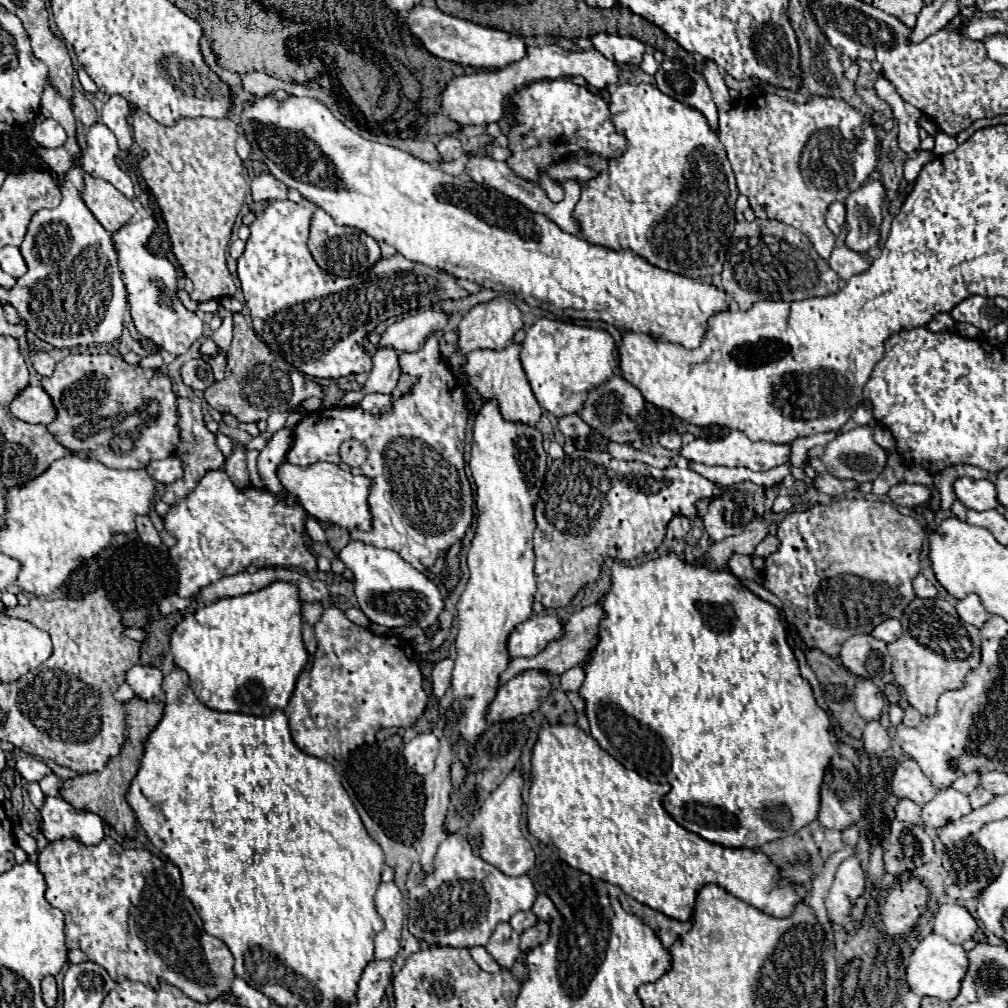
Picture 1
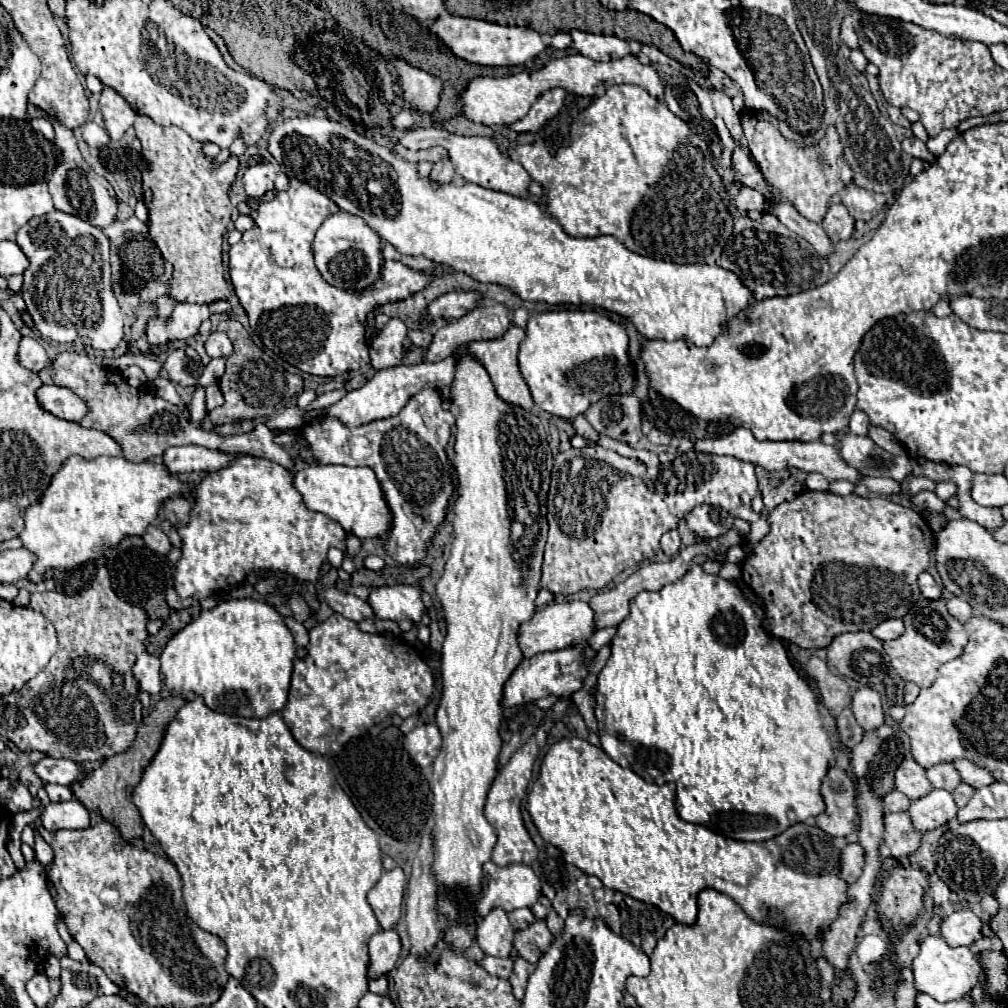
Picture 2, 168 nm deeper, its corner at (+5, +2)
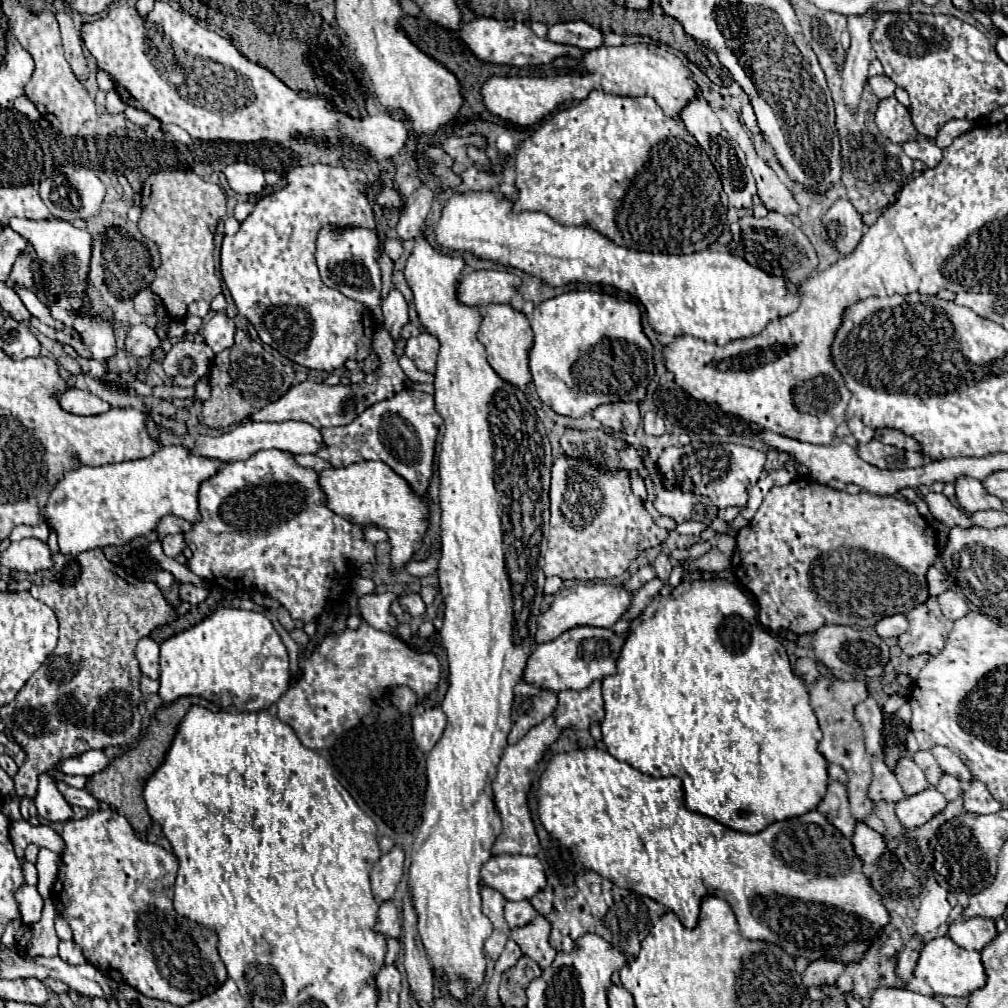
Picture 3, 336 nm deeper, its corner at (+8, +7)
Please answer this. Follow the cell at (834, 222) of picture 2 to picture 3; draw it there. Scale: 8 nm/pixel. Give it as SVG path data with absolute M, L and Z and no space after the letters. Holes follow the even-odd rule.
M837 200L823 218L823 230L835 250L847 256L863 236L863 220L849 200Z

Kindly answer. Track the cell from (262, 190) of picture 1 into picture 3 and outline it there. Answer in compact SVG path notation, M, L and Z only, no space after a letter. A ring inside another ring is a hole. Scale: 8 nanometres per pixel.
M235 162L229 164L225 168L225 176L229 186L237 192L237 194L259 194L265 188L265 176L263 170L257 166L249 166L243 162Z

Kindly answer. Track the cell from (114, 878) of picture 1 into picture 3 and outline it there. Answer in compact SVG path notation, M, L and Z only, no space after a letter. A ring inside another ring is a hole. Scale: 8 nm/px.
M111 808L91 812L81 820L69 820L61 836L65 840L65 852L53 894L61 906L59 914L73 930L73 942L81 948L89 964L97 966L107 978L133 986L147 998L175 1006L187 1006L193 1000L213 994L227 980L227 970L217 954L217 934L179 916L173 908L173 888L179 866L173 852L137 838L129 820Z

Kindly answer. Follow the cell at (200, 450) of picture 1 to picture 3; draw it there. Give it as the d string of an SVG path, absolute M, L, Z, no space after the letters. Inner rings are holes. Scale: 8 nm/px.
M165 516L159 526L157 526L157 534L159 534L159 540L163 540L167 534L177 534L177 532L189 532L191 530L191 524L177 518L177 516Z

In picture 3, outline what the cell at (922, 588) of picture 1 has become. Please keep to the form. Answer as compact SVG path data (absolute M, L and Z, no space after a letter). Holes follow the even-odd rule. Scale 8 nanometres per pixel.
M929 568L927 572L927 582L929 582L929 594L931 596L939 596L941 592L947 590L947 584L945 584L945 576L937 570L937 568Z

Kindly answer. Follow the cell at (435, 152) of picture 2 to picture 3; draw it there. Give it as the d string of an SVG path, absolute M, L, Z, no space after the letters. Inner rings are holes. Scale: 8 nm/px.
M467 134L467 136L451 136L443 142L443 148L445 152L453 158L453 170L457 174L463 174L469 166L471 166L471 160L467 158L467 148L479 148L479 150L487 150L487 138L485 136L479 136L479 134Z

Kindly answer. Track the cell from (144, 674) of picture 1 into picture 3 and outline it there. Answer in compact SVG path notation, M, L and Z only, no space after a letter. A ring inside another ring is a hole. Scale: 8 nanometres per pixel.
M145 636L137 642L137 658L141 664L141 672L151 680L159 678L159 644Z

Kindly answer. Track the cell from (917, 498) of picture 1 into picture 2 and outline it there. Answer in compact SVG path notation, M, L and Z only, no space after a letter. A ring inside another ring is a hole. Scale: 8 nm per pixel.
M920 491L920 493L916 493L916 495L910 497L910 503L914 505L916 511L930 511L930 513L932 511L942 513L942 509L946 505L942 499L936 497L934 491Z

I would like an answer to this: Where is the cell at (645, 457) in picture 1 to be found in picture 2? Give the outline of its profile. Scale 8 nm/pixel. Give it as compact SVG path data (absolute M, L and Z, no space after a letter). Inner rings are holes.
M578 415L576 419L572 419L572 427L576 429L576 433L580 435L580 437L584 437L584 439L588 439L590 443L598 443L598 433L594 431L594 427L584 419L584 415Z

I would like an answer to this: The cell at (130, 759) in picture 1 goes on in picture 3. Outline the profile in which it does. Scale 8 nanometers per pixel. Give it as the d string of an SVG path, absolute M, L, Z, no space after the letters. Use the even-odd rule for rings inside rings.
M185 696L185 698L175 700L175 702L169 704L169 706L161 706L159 710L165 710L165 720L163 720L163 724L161 724L157 718L151 718L151 724L149 724L147 732L145 732L143 740L141 740L135 748L131 748L131 750L123 752L121 756L117 756L117 758L111 762L111 766L107 766L105 770L101 770L99 774L93 774L93 776L87 780L87 790L89 790L99 802L111 806L111 808L117 810L121 816L129 818L129 822L131 822L131 826L133 826L133 830L135 830L135 834L137 834L139 838L145 838L145 836L147 836L147 830L149 830L149 826L151 826L151 816L149 816L149 812L147 812L145 800L143 800L145 782L147 782L147 778L161 766L161 762L163 762L163 758L165 758L165 754L167 754L171 742L173 742L173 736L175 736L175 732L177 732L177 726L181 724L183 716L187 714L187 710L189 710L193 704L205 706L205 708L209 708L209 710L219 710L215 704L211 704L211 702L207 702L207 700L199 698L199 696L195 696L195 698L193 698L193 696Z

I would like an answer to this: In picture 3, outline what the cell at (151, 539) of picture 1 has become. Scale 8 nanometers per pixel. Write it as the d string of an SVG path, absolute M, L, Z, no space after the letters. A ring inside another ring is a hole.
M169 534L169 536L165 536L165 540L161 542L163 544L163 552L167 554L167 556L171 556L171 558L175 558L177 554L181 554L183 550L185 550L185 546L187 546L187 540L185 540L185 534Z

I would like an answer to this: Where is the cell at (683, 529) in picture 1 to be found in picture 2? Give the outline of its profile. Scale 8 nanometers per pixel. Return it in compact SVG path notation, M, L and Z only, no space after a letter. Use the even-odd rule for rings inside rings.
M672 529L672 531L664 533L664 535L662 535L660 545L662 545L662 551L664 551L668 557L676 555L676 553L678 553L678 549L680 549L680 533L678 533L676 529Z

